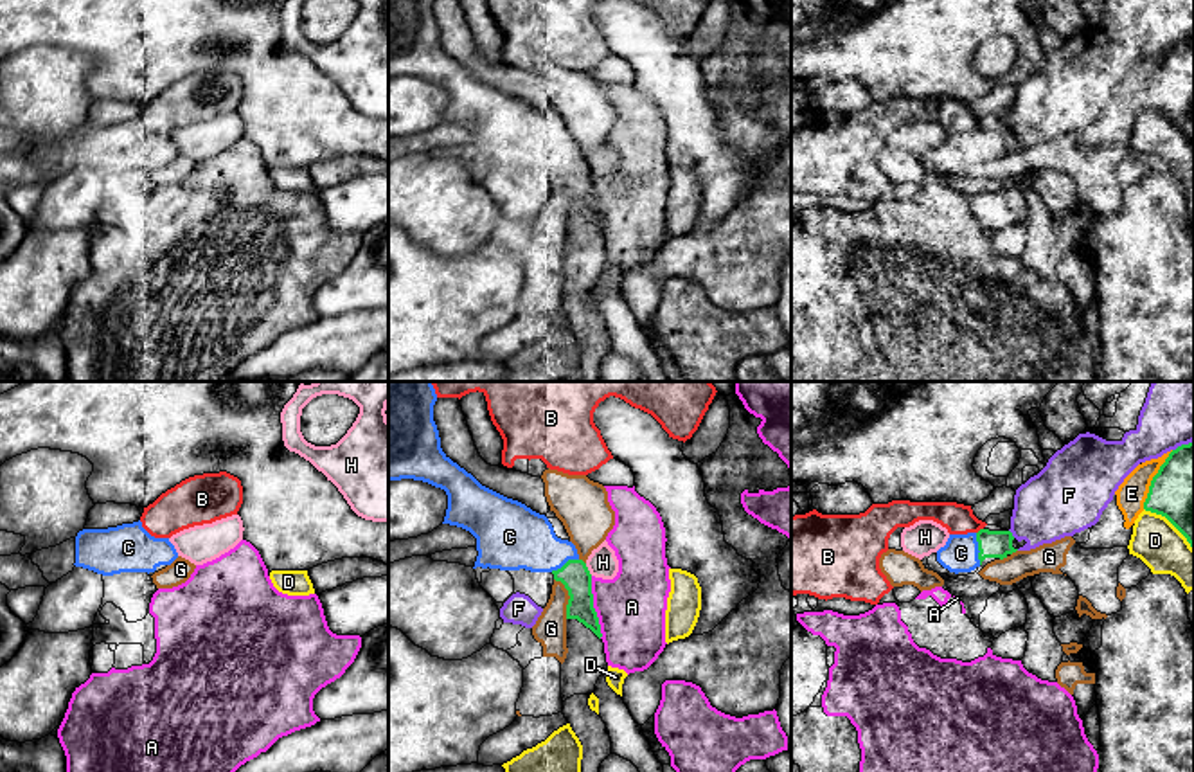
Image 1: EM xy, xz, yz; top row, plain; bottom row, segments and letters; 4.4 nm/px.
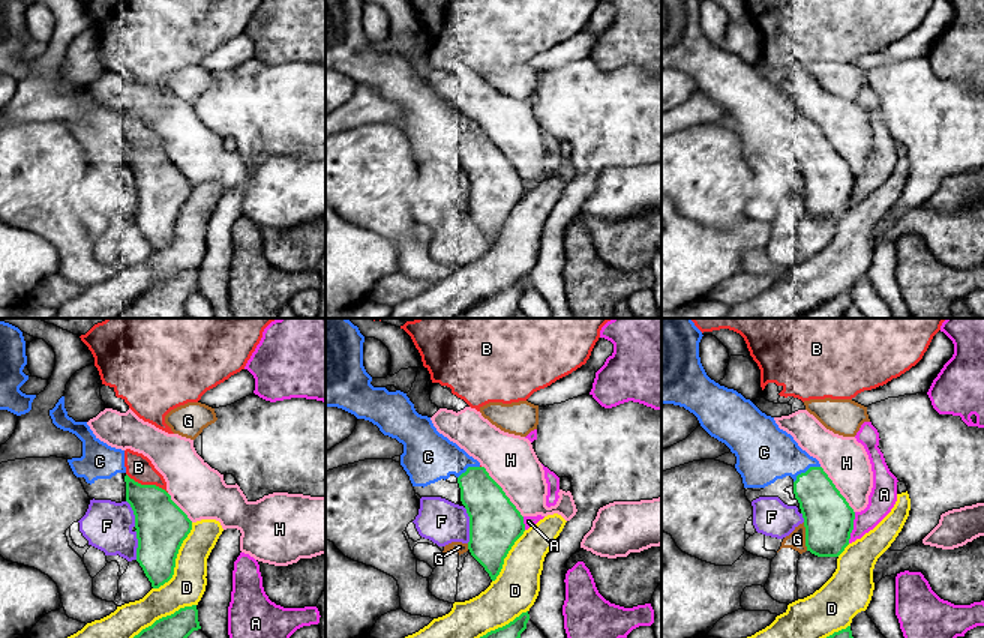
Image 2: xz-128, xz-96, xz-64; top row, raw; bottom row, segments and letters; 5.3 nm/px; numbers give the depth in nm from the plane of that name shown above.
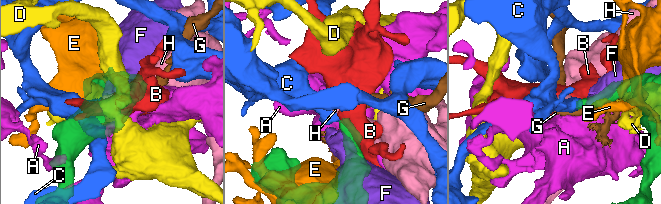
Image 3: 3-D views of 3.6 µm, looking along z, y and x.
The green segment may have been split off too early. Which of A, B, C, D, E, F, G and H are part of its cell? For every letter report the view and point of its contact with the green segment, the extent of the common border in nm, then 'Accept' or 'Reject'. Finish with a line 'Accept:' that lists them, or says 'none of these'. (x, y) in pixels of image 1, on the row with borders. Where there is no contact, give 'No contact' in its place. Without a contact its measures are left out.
A: Touches green at xz (592, 607). Shared border 280 nm. Reject
B: Touches green at yz (979, 531). Shared border 40 nm. Reject
C: Touches green at yz (979, 549). Shared border 150 nm. Accept
D: Touches green at yz (1171, 522). Shared border 300 nm. Reject
E: Touches green at yz (1153, 479). Shared border 300 nm. Reject
F: Touches green at yz (1011, 533). Shared border 50 nm. Reject
G: Touches green at xz (570, 598). Shared border 190 nm. Reject
H: Touches green at xz (587, 569). Shared border 70 nm. Reject
Accept: C

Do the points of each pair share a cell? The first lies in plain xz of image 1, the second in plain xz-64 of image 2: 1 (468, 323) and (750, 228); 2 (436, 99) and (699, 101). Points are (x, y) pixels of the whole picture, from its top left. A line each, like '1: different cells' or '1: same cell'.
1: same cell
2: different cells

